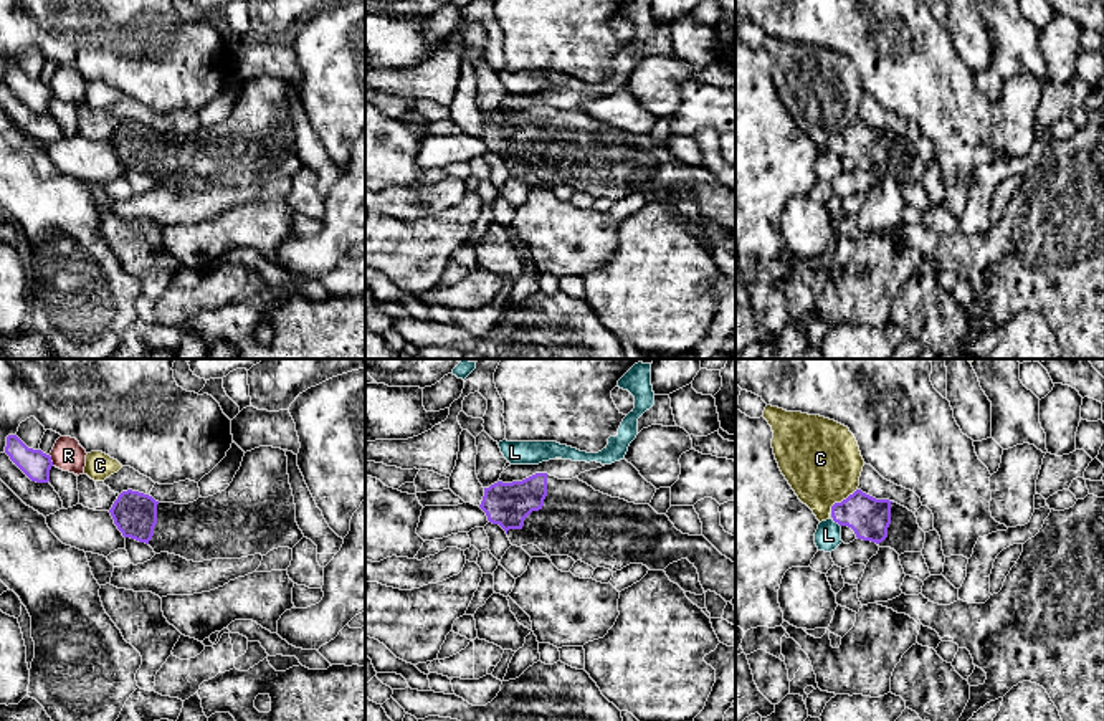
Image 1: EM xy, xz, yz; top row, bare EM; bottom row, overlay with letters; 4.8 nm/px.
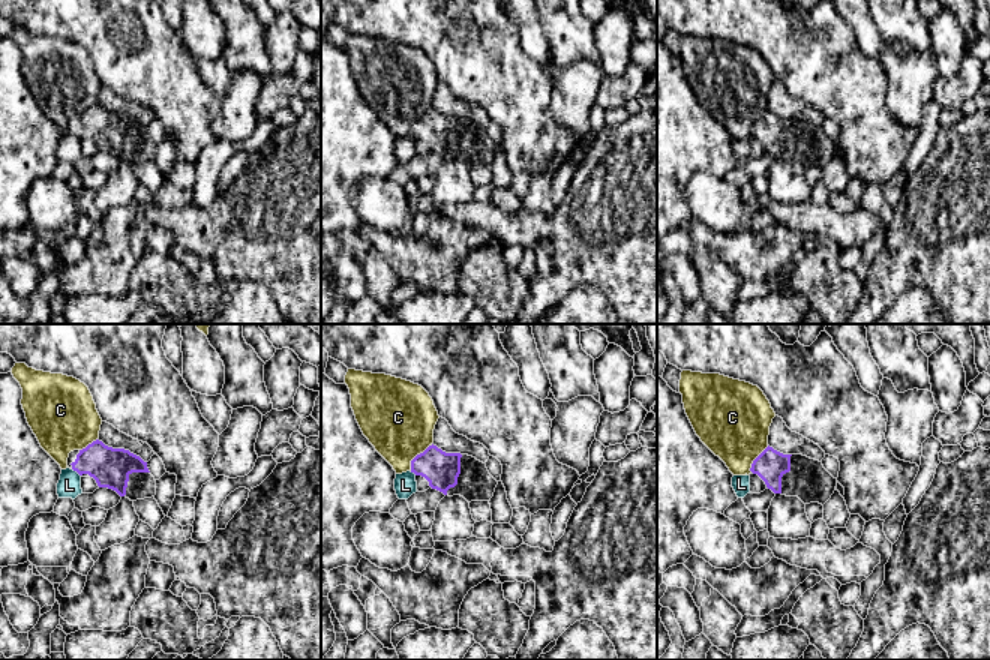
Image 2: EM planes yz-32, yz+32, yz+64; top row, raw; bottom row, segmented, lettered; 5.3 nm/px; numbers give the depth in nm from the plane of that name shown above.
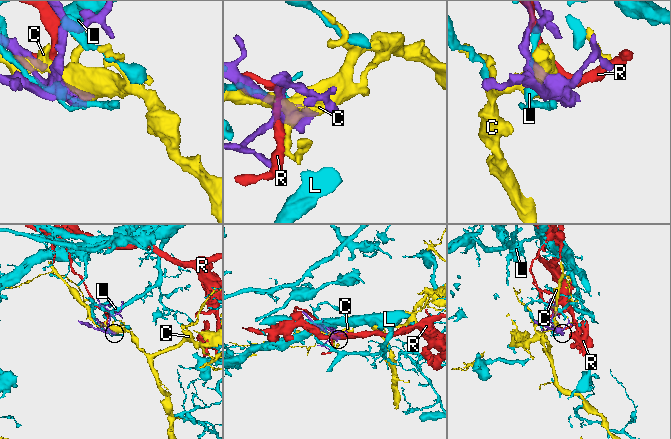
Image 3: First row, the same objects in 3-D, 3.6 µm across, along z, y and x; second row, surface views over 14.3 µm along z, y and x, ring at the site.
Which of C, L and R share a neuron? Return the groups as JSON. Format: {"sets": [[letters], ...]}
{"sets": [["C"], ["L"], ["R"]]}

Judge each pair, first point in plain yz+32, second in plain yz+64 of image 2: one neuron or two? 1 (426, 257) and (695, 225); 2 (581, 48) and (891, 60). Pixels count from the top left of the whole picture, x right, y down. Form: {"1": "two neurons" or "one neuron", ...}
{"1": "one neuron", "2": "two neurons"}

